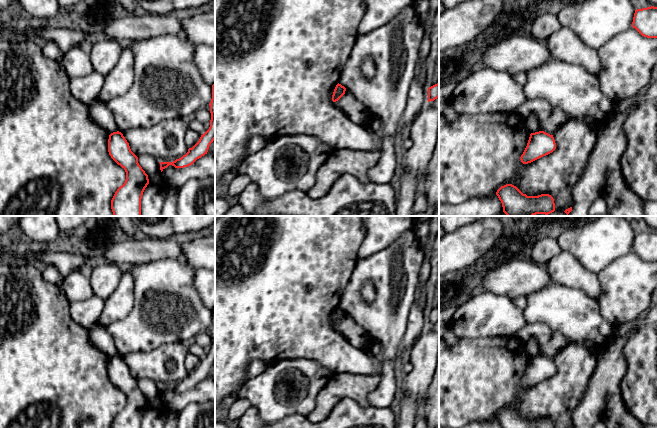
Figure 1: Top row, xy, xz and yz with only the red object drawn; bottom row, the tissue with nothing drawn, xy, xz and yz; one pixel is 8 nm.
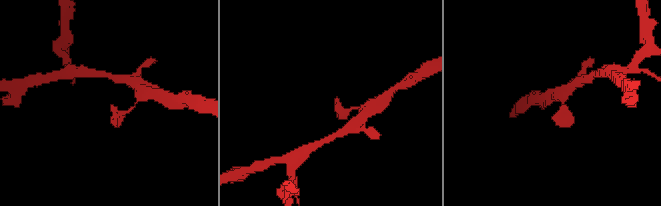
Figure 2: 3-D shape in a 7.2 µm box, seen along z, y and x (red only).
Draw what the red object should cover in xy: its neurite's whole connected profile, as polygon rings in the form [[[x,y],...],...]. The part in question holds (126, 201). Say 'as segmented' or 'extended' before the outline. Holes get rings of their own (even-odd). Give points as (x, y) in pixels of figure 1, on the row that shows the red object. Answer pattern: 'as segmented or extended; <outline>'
as segmented; [[[119,131],[108,139],[111,158],[126,172],[126,180],[111,200],[114,216],[141,216],[141,199],[149,184],[148,175],[138,163],[138,157],[131,151],[129,143]]]

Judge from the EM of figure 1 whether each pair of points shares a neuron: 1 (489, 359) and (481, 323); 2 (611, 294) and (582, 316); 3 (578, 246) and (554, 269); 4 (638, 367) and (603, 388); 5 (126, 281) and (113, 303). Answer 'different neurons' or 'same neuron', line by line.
1: different neurons
2: different neurons
3: different neurons
4: different neurons
5: same neuron

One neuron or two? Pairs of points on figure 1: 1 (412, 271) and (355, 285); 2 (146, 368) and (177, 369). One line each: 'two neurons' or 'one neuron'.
1: one neuron
2: one neuron

